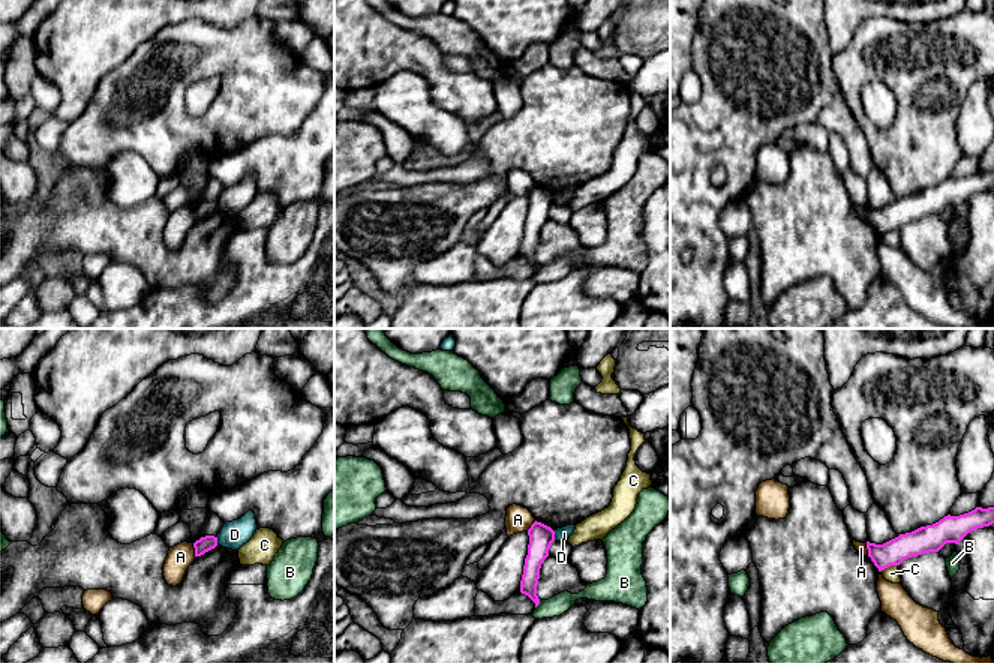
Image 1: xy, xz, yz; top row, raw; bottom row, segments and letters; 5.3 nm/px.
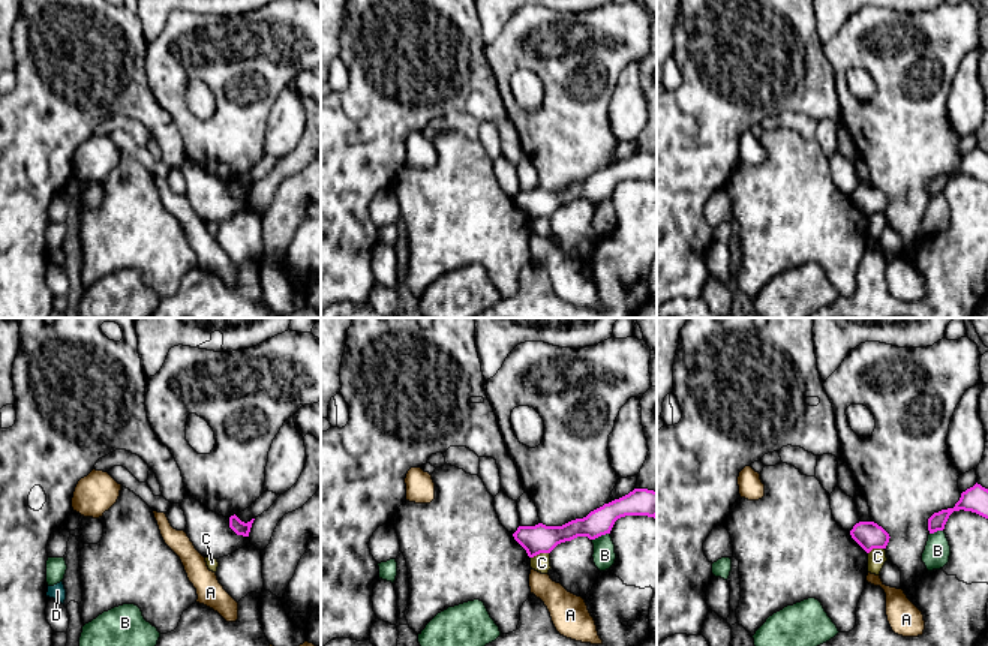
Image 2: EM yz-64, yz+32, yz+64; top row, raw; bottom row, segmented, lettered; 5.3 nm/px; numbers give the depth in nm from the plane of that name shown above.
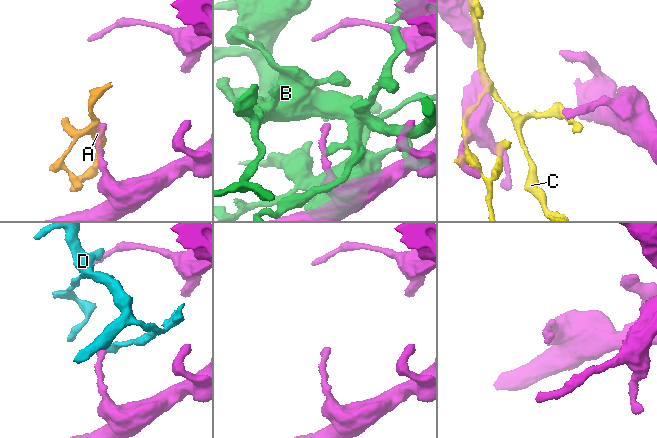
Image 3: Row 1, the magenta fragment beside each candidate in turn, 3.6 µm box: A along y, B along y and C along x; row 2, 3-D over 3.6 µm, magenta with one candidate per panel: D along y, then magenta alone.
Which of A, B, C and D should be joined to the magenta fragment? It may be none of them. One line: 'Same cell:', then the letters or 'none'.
Same cell: none

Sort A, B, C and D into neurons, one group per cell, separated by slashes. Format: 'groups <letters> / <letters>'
groups A / B / C / D

